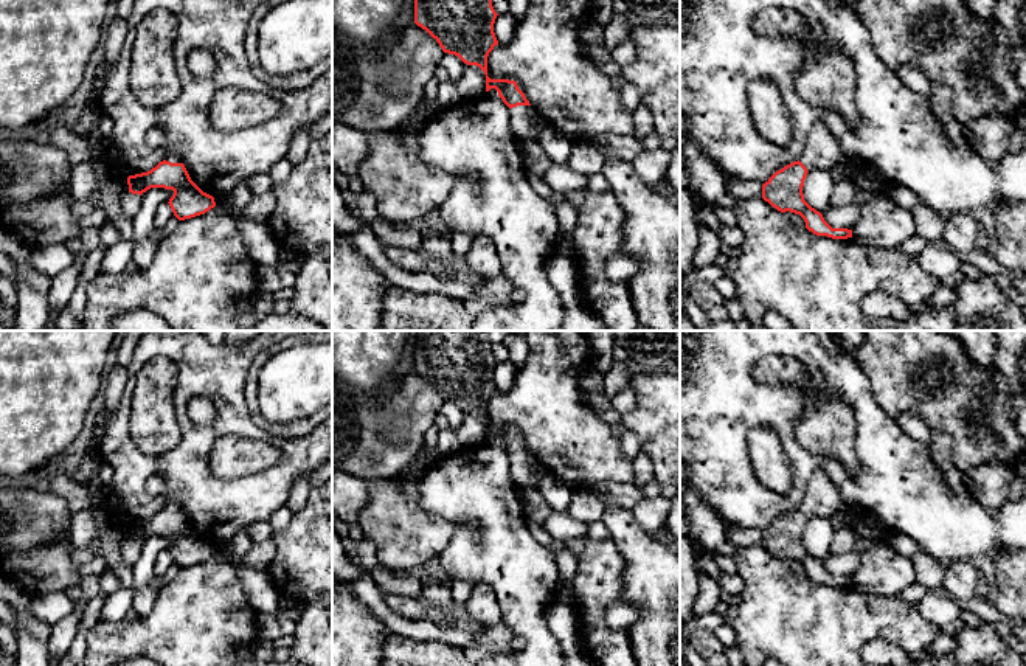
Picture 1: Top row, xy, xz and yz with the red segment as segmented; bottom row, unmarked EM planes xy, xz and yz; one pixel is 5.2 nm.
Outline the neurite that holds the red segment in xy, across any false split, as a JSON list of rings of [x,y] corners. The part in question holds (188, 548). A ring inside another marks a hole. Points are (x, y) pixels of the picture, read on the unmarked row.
[[[172,500],[147,520],[127,525],[129,540],[143,542],[151,536],[172,537],[169,554],[179,568],[205,562],[216,554],[214,545],[203,540],[189,525],[180,505]]]

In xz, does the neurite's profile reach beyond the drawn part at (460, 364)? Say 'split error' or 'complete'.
split error

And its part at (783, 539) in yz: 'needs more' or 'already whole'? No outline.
needs more

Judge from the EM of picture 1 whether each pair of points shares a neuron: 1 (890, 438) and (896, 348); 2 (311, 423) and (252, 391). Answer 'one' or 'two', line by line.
1: two
2: one

